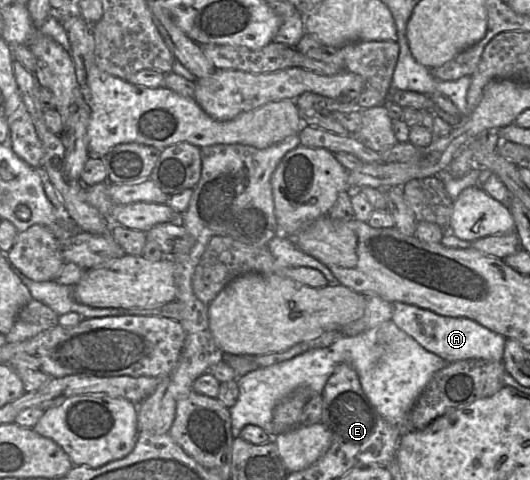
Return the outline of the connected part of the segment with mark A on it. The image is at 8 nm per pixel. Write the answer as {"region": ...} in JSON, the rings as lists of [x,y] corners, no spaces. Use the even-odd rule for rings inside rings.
{"region":[[[392,303],[392,321],[427,351],[453,363],[468,359],[499,361],[503,359],[506,338],[464,317],[447,317],[405,303]]]}

